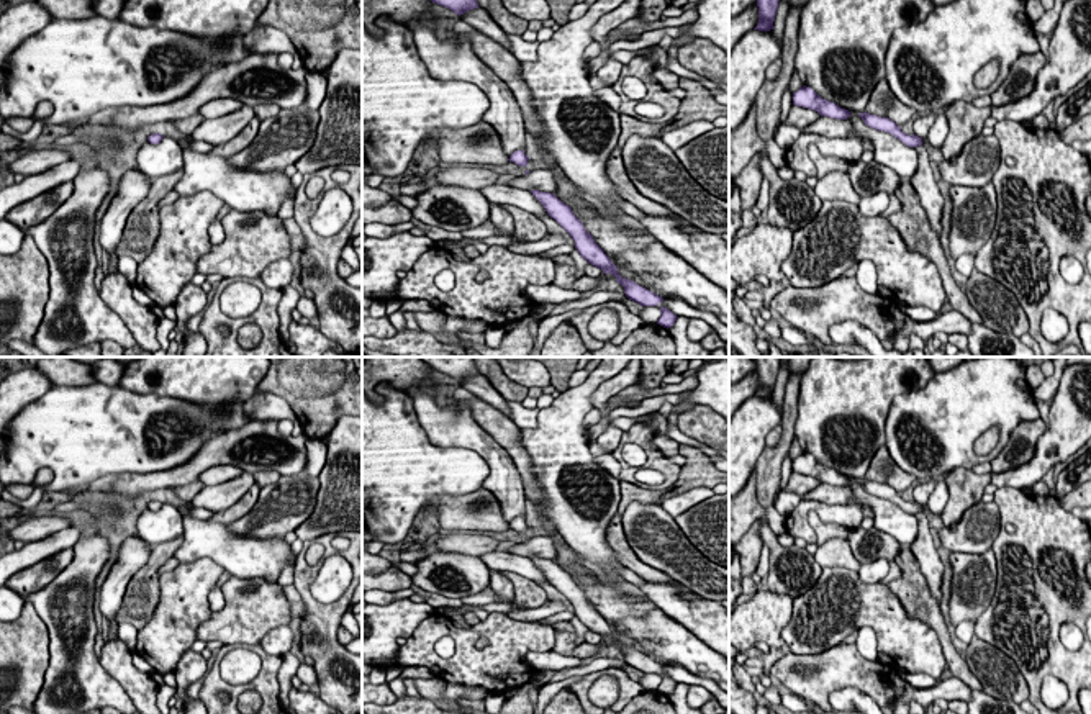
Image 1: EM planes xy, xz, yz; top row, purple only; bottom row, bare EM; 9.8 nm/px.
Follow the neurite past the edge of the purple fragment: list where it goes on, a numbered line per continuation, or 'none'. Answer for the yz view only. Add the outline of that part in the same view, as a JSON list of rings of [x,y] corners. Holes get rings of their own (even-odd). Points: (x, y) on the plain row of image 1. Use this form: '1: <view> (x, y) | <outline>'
none

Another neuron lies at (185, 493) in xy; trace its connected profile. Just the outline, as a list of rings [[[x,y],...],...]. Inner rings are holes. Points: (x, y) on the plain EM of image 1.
[[[197,480],[182,486],[170,486],[170,490],[182,503],[192,504],[193,498],[201,491],[203,486],[205,485],[200,480]]]

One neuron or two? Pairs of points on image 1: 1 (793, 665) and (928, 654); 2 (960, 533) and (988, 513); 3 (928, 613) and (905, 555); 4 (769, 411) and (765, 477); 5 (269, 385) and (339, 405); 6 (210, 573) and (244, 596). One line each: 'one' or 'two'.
1: two
2: one
3: one
4: two
5: one
6: two

